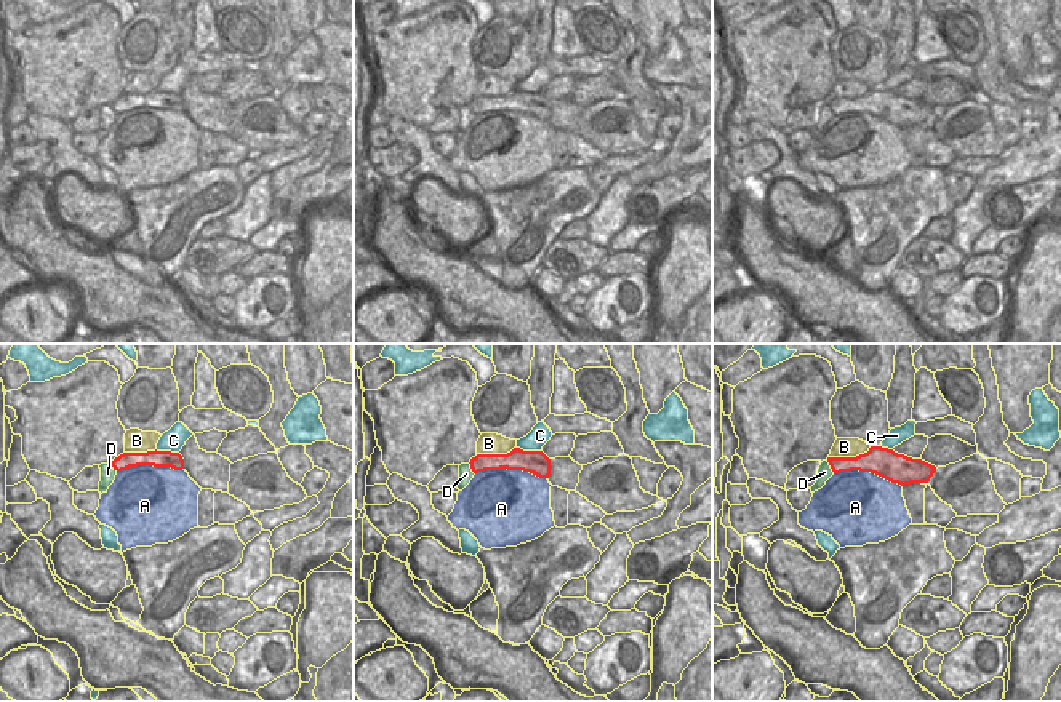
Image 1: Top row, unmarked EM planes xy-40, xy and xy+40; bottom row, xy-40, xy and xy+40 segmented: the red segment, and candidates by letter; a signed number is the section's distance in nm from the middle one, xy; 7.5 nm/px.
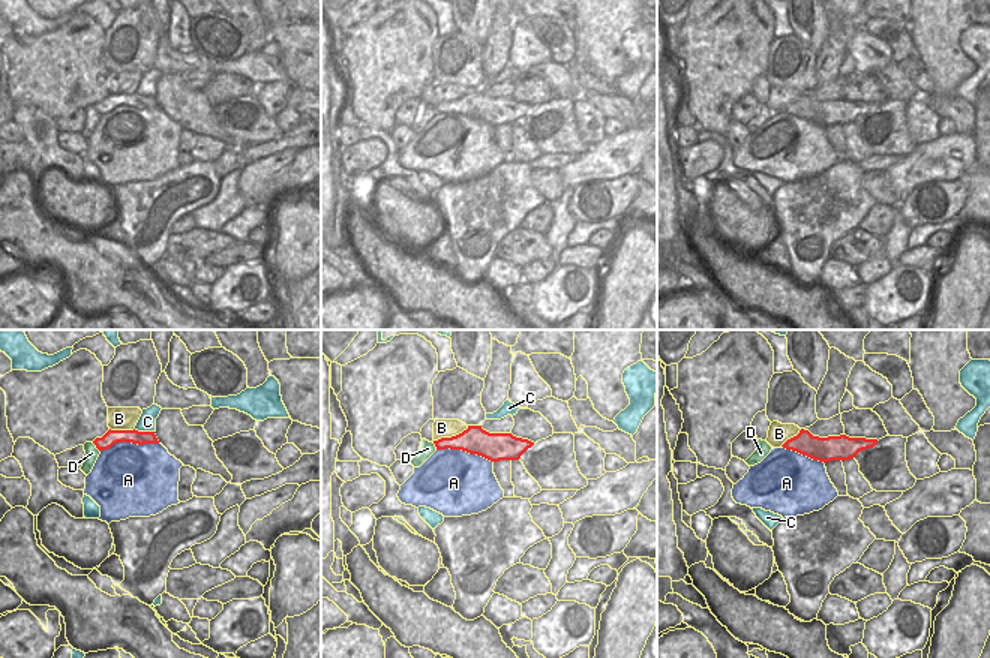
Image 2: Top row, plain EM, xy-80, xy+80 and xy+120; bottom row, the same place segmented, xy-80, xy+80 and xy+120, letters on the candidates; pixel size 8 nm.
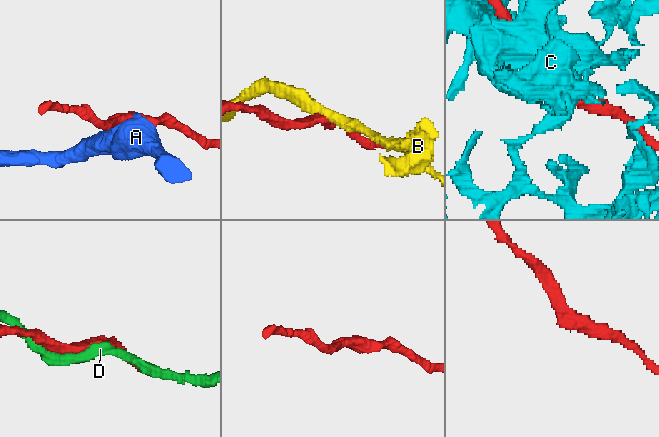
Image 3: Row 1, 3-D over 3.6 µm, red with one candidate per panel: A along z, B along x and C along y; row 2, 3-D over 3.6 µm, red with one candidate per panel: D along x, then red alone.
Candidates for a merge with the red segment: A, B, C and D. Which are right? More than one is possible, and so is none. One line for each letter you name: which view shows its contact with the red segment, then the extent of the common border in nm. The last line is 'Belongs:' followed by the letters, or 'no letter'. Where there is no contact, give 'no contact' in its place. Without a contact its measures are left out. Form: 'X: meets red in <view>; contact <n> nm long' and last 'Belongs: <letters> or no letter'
Belongs: no letter

